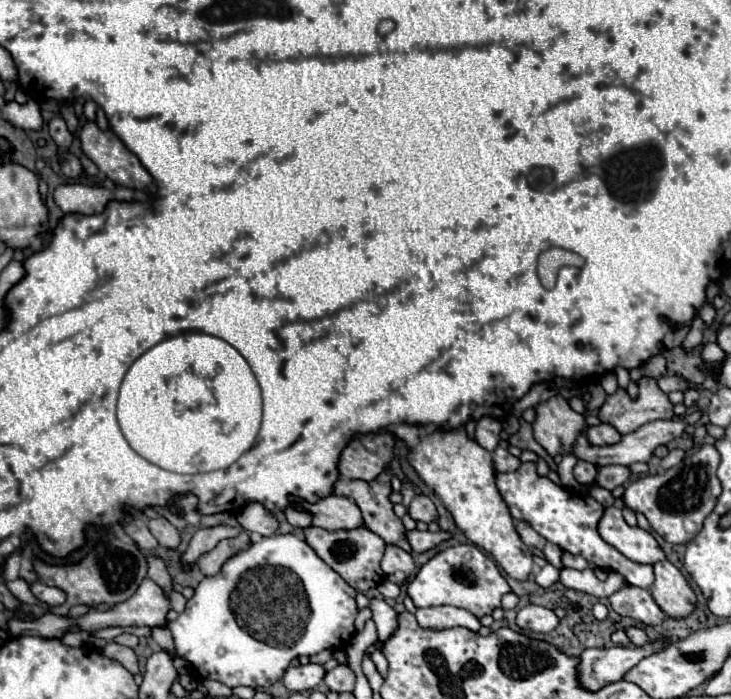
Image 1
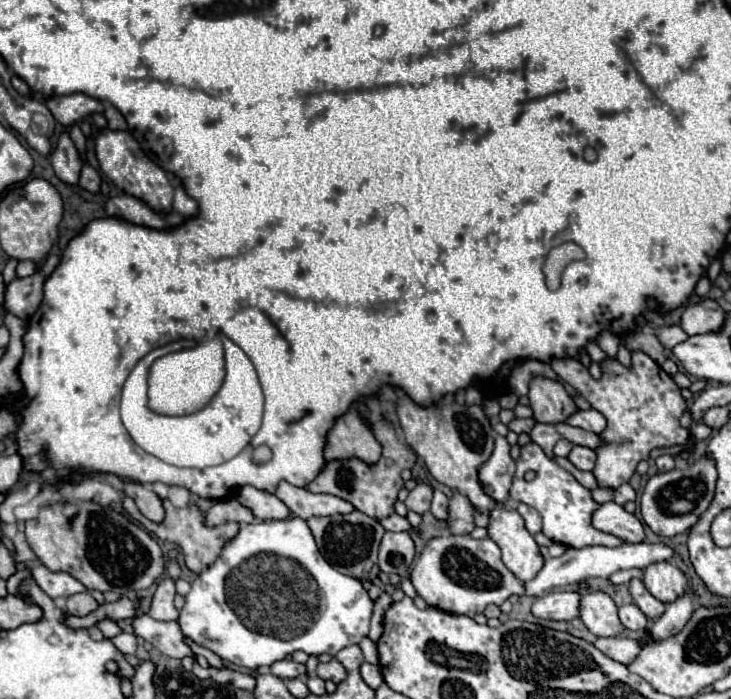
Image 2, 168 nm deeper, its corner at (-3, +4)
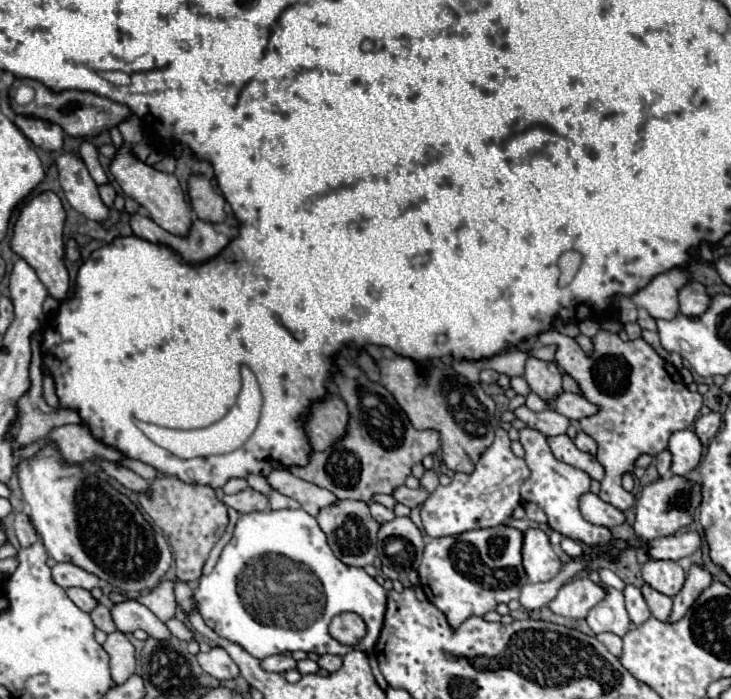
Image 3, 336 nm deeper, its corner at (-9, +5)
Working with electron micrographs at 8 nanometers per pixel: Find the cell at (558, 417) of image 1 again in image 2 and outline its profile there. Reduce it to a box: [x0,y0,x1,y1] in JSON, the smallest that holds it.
[528,377,578,425]

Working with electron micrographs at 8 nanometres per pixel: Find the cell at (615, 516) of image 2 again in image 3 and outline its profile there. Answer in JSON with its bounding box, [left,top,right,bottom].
[580,492,624,528]

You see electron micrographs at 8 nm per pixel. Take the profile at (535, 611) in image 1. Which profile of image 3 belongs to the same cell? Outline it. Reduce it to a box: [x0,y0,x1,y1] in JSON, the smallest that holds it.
[550,576,606,620]

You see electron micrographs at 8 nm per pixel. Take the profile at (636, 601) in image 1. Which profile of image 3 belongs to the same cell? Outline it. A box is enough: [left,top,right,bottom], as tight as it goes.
[642,584,672,622]

